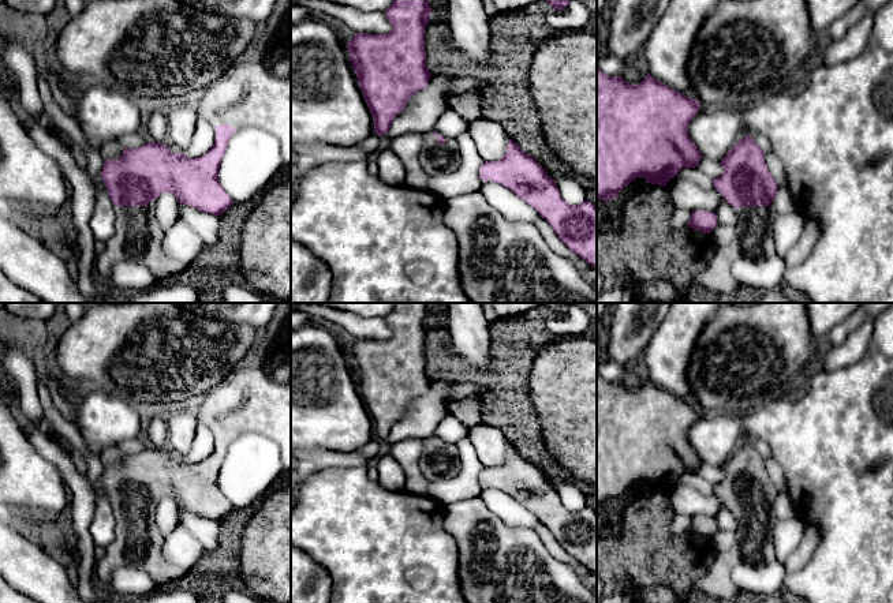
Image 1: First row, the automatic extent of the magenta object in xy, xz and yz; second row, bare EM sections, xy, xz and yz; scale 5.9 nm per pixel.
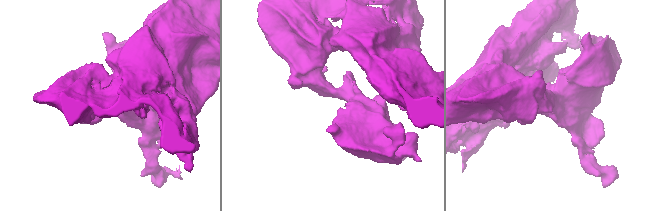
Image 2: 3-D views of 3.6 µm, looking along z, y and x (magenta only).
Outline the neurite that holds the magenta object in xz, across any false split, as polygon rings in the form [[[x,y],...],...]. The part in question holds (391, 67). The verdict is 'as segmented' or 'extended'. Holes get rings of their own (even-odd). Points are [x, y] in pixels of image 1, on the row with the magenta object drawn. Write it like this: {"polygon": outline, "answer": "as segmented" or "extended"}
{"polygon": [[[393,0],[385,15],[392,25],[391,33],[355,33],[347,42],[378,135],[386,135],[395,117],[431,76],[425,50],[425,31],[431,15],[429,0]]], "answer": "as segmented"}

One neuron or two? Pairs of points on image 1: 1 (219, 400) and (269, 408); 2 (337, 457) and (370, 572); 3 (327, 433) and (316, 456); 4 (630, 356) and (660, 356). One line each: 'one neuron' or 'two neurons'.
1: one neuron
2: two neurons
3: two neurons
4: two neurons

